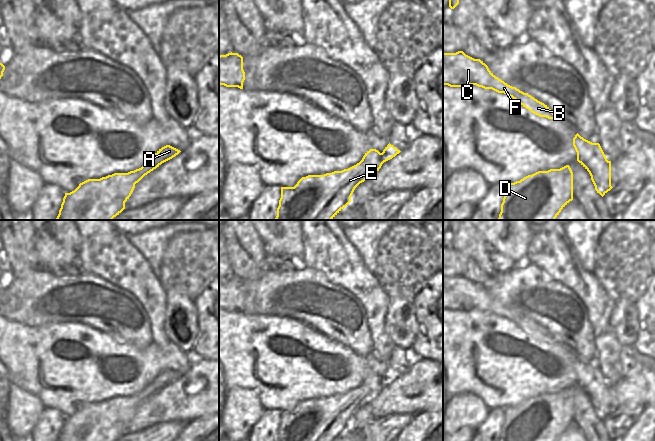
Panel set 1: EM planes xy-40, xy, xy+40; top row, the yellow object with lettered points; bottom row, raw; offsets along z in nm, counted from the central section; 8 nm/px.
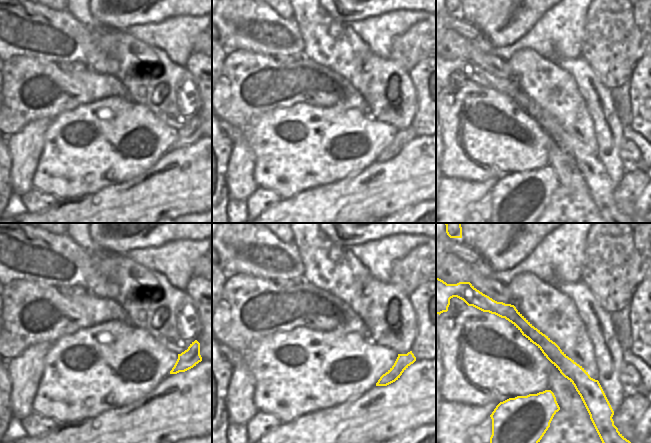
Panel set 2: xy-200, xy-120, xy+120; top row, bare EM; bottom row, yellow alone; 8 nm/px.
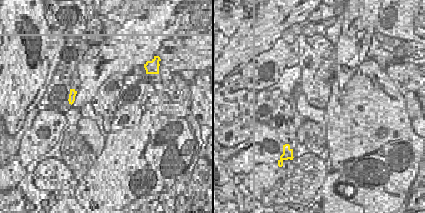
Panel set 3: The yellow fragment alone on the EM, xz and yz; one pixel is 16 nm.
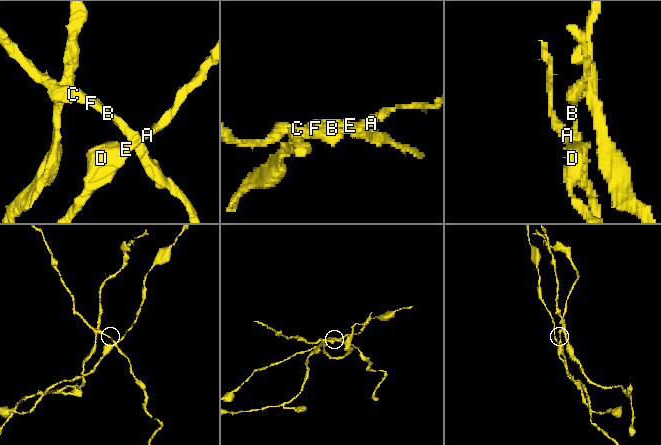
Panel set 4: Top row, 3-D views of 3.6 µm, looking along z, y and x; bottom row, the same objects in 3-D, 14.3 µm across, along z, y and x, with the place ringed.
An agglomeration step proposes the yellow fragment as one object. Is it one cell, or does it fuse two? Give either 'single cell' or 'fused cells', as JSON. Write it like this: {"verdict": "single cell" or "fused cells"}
{"verdict": "fused cells"}

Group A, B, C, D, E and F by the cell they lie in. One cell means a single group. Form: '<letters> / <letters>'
A D E / B C F

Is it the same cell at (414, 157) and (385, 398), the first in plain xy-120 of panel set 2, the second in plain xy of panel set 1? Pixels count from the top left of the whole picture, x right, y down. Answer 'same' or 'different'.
same

